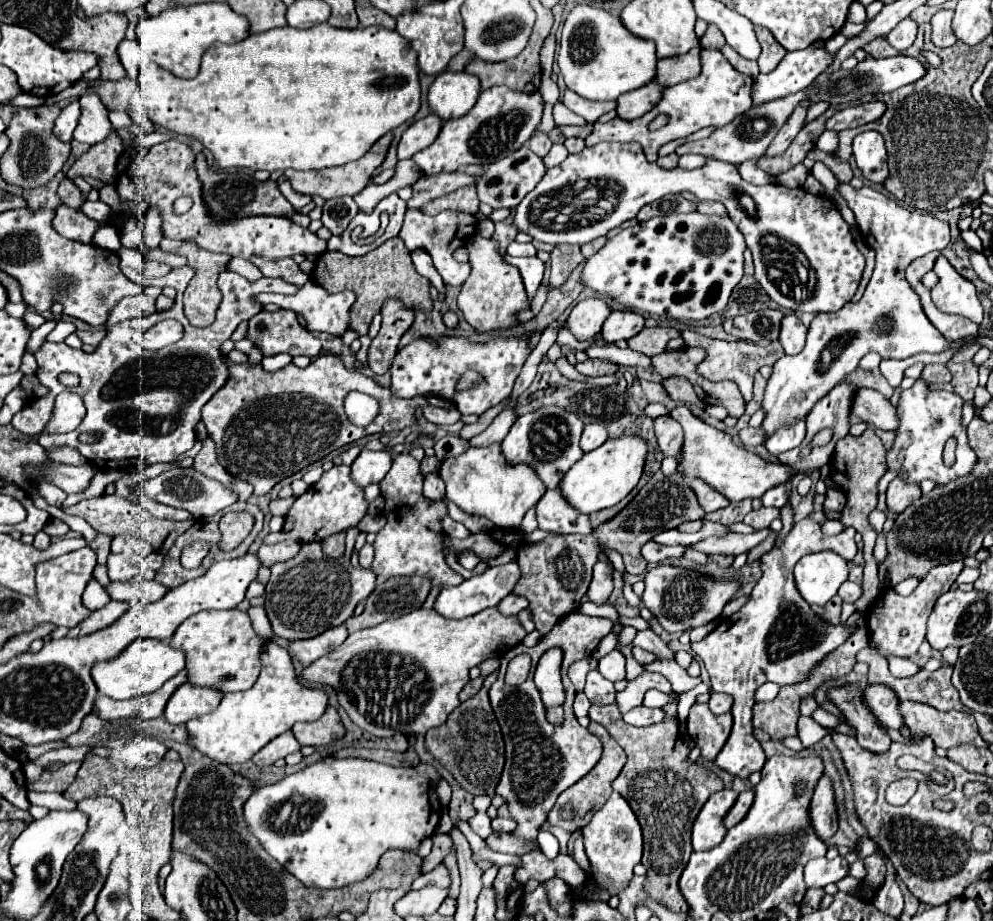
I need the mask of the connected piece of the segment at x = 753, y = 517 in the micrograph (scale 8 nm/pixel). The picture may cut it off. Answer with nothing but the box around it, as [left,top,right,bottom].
[745,508,779,530]

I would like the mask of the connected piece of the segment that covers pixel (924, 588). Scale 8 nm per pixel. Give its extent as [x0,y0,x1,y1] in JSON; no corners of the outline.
[867,562,963,657]

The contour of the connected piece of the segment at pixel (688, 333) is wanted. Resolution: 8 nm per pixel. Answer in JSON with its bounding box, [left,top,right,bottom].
[683,330,785,403]

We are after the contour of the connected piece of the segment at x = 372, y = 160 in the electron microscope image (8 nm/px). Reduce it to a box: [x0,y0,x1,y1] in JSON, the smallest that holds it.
[285,134,391,200]

